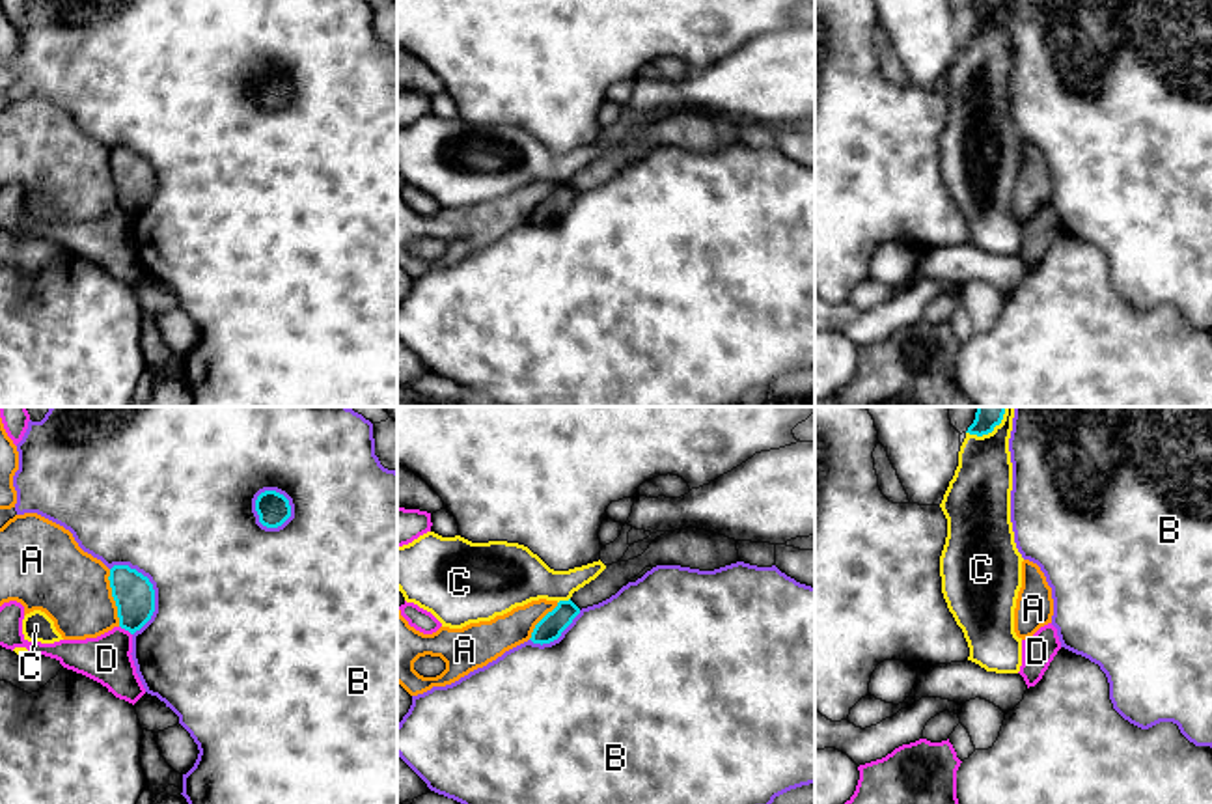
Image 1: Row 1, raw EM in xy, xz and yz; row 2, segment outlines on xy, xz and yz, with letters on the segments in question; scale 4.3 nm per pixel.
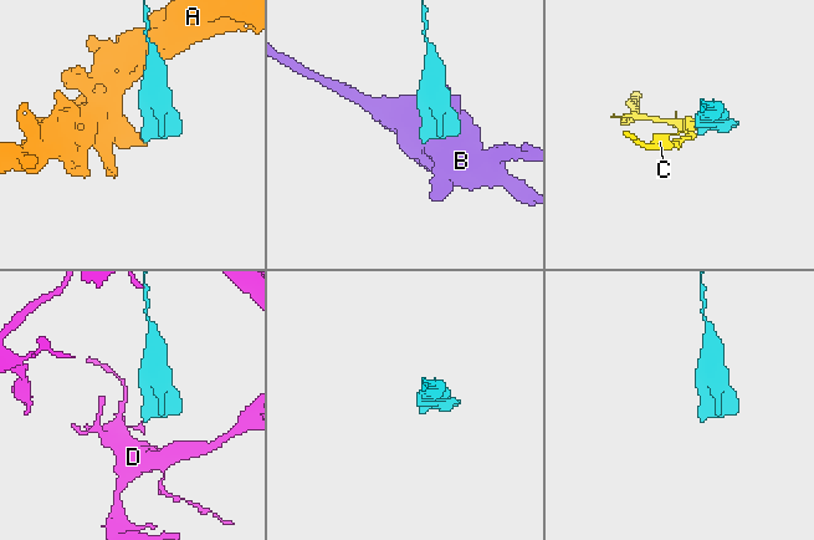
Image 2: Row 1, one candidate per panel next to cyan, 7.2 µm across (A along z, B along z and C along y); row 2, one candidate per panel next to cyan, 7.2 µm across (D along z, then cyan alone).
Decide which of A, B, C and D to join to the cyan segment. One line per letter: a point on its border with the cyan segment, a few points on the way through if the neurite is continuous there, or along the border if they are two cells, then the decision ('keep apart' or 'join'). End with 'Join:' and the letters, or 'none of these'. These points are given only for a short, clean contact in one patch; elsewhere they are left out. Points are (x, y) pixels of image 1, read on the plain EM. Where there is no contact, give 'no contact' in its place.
A: meets cyan in xy at (112, 178); keep apart
B: meets cyan in xy at (278, 75); keep apart
C: meets cyan in xz at (564, 183); keep apart
D: meets cyan in xy at (125, 211); border along xy (120, 207), (131, 217); keep apart
Join: none of these

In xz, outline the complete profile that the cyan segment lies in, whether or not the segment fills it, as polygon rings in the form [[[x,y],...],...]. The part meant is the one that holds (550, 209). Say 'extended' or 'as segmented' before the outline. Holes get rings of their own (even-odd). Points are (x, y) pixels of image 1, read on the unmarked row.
as segmented; [[[571,181],[559,183],[558,188],[535,207],[530,222],[541,228],[558,222],[578,196],[580,190]]]

